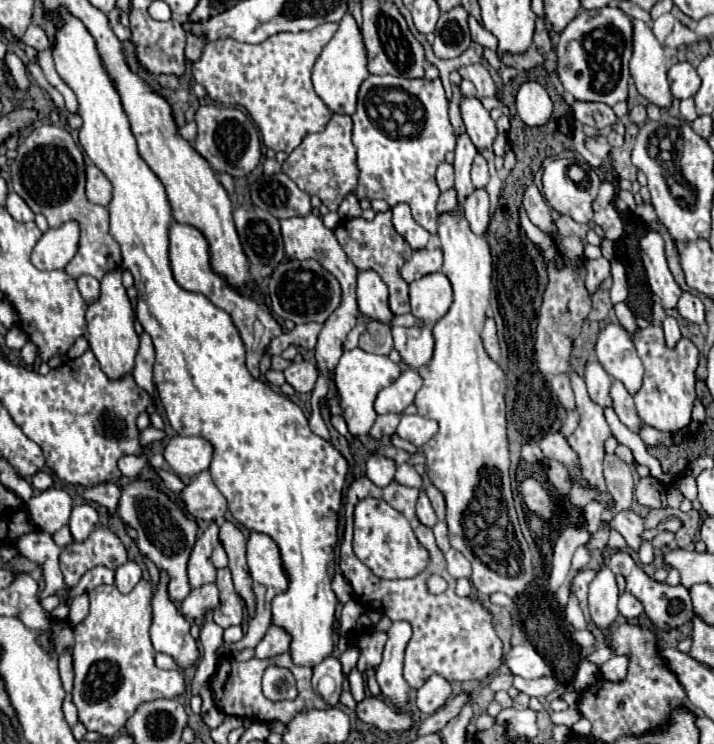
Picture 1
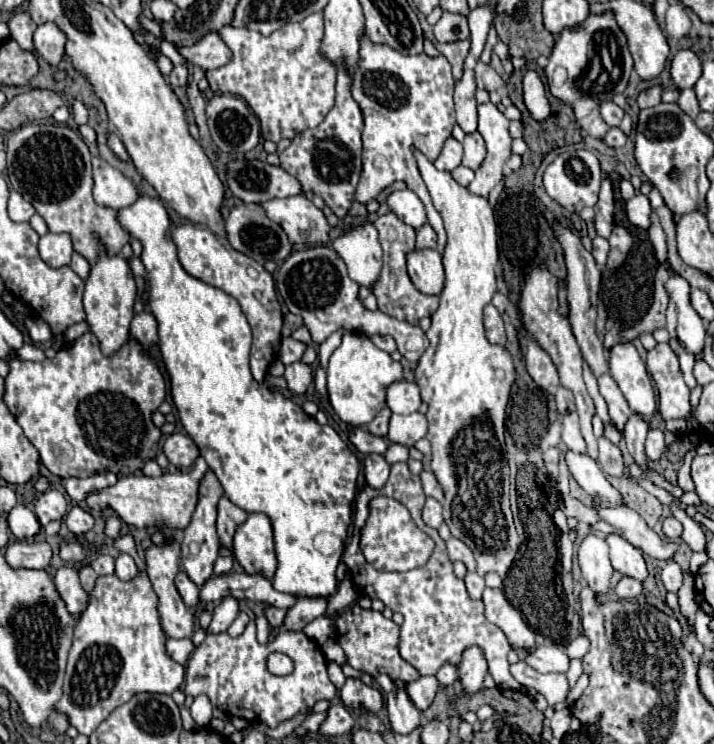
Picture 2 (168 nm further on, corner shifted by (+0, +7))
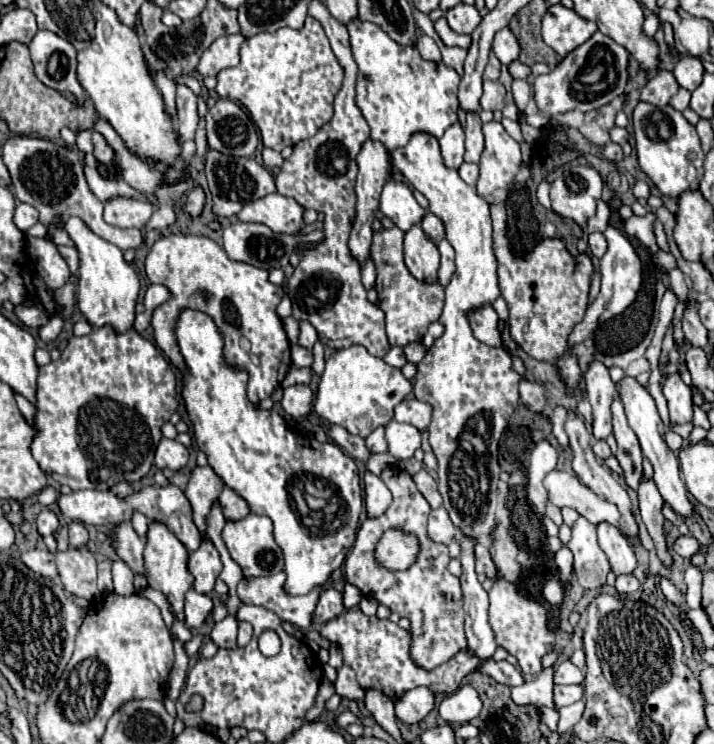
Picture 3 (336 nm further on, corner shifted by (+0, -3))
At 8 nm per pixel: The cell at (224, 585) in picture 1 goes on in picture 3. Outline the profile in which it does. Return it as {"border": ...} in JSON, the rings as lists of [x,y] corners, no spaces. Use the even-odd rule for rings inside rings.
{"border":[[[226,615],[220,623],[214,625],[210,637],[216,643],[216,647],[224,649],[236,649],[236,631],[238,631],[238,621],[232,615]]]}

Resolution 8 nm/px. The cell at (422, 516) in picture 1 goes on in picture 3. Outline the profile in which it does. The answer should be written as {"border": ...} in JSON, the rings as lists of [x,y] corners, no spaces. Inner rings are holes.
{"border":[[[434,509],[430,511],[430,519],[428,519],[428,535],[432,541],[436,543],[450,543],[450,539],[456,535],[456,527],[450,523],[446,509]]]}

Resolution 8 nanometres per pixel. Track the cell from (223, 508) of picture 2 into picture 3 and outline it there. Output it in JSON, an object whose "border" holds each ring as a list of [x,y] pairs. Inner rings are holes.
{"border":[[[224,487],[224,491],[220,493],[220,507],[228,521],[240,521],[246,515],[250,515],[246,501],[242,497],[238,497],[234,491],[230,491],[228,487]]]}

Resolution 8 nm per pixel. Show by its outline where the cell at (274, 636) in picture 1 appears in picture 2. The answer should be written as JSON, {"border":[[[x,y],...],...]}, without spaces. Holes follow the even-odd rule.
{"border":[[[302,597],[292,609],[288,609],[284,627],[276,629],[276,631],[300,631],[300,629],[304,629],[306,623],[310,623],[312,619],[326,613],[328,601],[330,601],[328,597]]]}

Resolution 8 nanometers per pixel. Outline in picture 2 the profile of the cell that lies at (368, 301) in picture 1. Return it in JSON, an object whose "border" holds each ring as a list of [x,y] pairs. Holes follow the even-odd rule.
{"border":[[[366,217],[354,229],[338,235],[332,241],[336,253],[348,265],[348,275],[360,285],[374,287],[374,281],[382,269],[382,247],[374,223]]]}

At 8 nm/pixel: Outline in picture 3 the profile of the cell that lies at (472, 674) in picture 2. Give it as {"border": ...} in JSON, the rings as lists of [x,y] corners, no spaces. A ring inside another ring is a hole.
{"border":[[[462,537],[460,539],[460,561],[462,561],[462,595],[464,595],[464,611],[466,611],[466,639],[468,639],[468,651],[474,653],[482,663],[488,661],[494,651],[498,649],[498,643],[494,641],[494,633],[488,625],[488,593],[482,589],[482,585],[476,579],[474,571],[474,553],[472,547],[476,541]]]}

